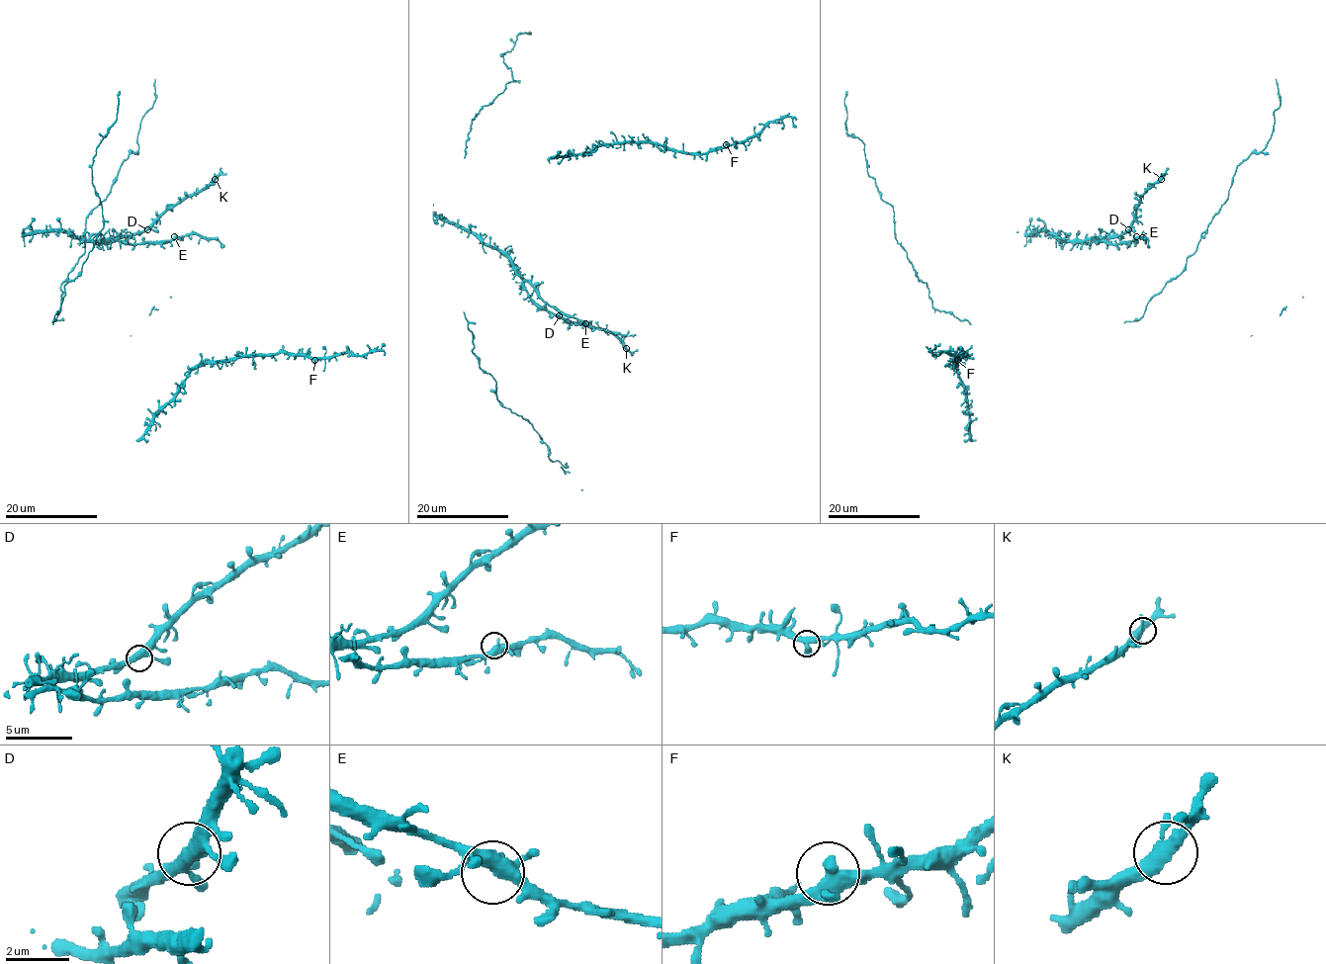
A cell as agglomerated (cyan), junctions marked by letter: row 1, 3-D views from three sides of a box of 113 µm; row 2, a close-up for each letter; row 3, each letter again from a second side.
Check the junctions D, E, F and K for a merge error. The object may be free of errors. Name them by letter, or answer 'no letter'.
no letter

